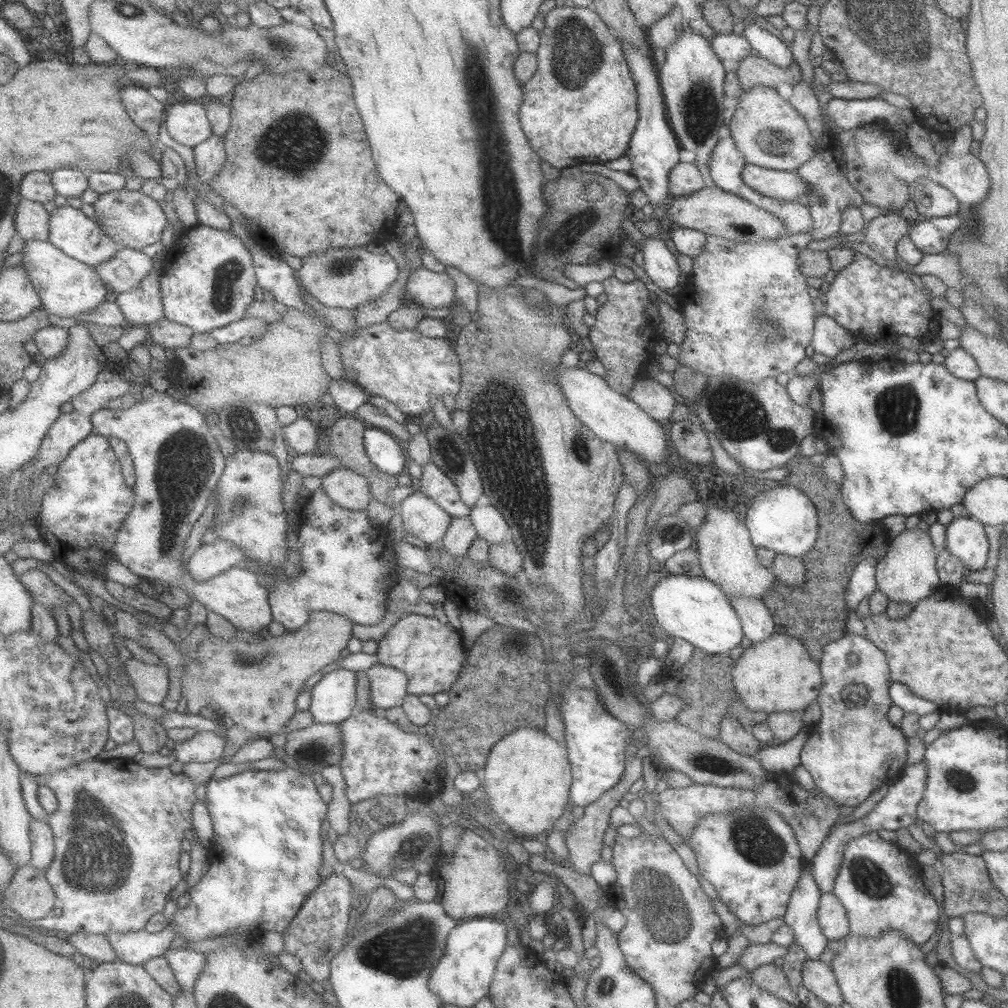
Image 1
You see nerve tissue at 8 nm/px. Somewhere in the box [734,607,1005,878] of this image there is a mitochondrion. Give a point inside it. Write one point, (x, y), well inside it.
(961, 780)

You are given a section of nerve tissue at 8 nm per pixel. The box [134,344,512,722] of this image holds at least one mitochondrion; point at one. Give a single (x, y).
(184, 466)

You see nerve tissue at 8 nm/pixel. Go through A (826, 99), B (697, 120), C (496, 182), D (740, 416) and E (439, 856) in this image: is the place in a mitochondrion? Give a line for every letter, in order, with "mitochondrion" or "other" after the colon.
A: other
B: mitochondrion
C: mitochondrion
D: mitochondrion
E: other

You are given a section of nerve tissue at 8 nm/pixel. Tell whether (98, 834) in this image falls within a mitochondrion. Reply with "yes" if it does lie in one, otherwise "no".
yes

